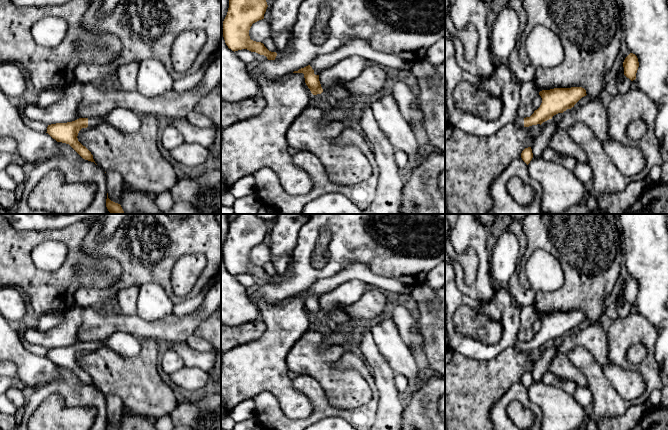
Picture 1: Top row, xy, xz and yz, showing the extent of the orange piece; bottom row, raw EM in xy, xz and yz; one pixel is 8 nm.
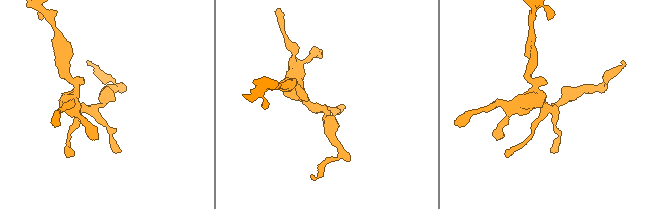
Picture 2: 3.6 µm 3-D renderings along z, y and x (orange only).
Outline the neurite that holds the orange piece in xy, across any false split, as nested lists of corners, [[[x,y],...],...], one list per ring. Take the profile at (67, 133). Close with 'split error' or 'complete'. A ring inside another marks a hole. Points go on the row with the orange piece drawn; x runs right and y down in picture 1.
[[[101,117],[79,118],[72,122],[48,125],[47,132],[57,142],[69,144],[83,159],[94,162],[91,152],[78,141],[82,128],[95,127],[105,123]]] | split error

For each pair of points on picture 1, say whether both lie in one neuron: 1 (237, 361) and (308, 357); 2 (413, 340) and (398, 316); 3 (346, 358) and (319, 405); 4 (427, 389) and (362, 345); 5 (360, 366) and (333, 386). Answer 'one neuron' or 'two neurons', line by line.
1: two neurons
2: one neuron
3: one neuron
4: two neurons
5: two neurons

